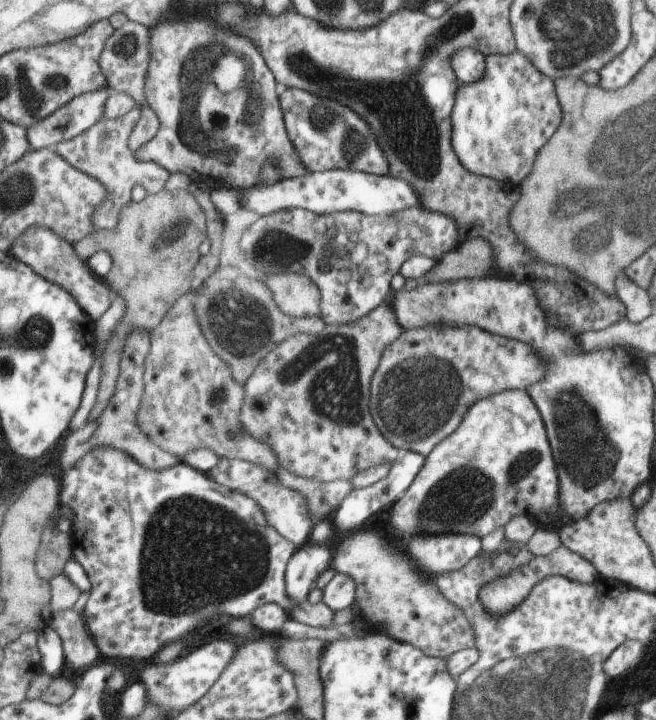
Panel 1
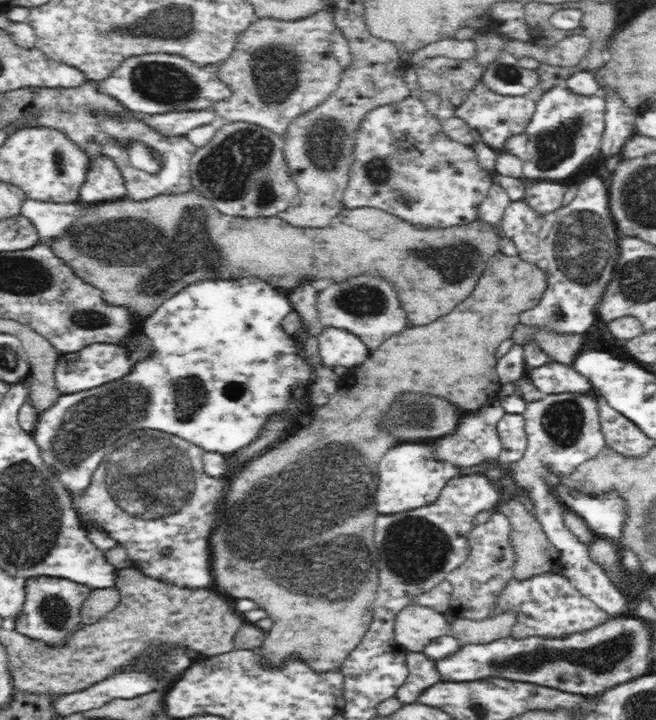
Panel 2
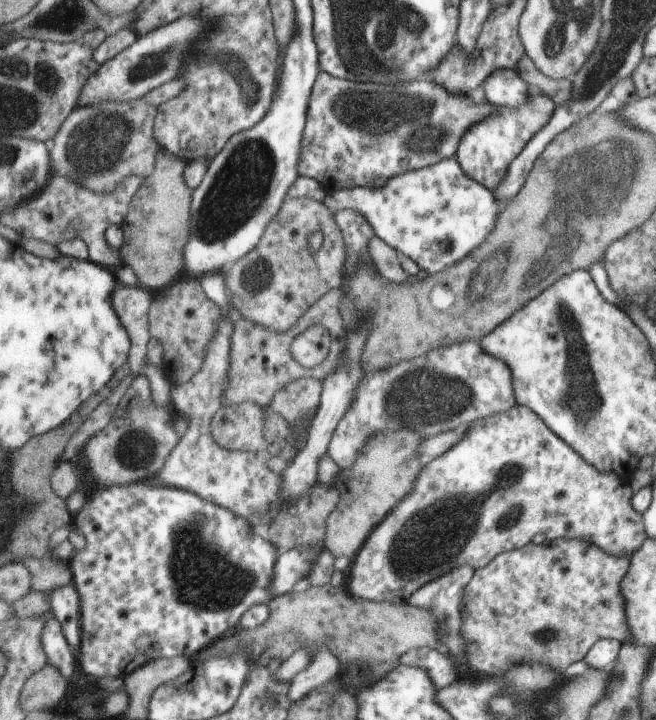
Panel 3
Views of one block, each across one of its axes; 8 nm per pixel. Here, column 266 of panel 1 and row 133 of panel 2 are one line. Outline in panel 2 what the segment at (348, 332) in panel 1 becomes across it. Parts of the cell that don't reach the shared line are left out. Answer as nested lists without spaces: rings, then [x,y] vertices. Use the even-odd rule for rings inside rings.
[[[408,96],[370,110],[361,120],[354,145],[353,169],[343,190],[342,203],[350,210],[361,207],[384,210],[417,227],[446,229],[476,221],[478,207],[488,197],[491,186],[491,172],[479,165],[470,142],[454,142],[446,137],[437,116],[430,113],[417,97]]]

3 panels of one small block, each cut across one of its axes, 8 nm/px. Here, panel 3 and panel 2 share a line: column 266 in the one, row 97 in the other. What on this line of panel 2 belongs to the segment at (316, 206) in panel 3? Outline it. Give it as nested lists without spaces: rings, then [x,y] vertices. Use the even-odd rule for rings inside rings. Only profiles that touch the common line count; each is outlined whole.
[[[320,11],[295,21],[257,18],[237,38],[234,50],[221,64],[217,64],[220,82],[227,84],[233,94],[214,103],[212,109],[220,118],[256,123],[281,137],[294,118],[304,115],[322,104],[338,88],[342,64],[332,50],[331,32],[337,27],[332,13]]]

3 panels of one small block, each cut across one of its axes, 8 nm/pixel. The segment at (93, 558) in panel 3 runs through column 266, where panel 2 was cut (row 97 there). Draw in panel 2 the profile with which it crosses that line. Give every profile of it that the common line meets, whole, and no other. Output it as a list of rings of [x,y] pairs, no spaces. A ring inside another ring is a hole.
[[[560,85],[550,88],[540,96],[535,102],[535,111],[526,124],[526,130],[522,134],[514,134],[506,138],[505,152],[516,155],[524,162],[523,179],[527,182],[544,182],[544,180],[562,180],[568,178],[576,172],[578,168],[584,168],[588,162],[592,162],[598,154],[602,144],[603,134],[605,131],[605,112],[606,102],[599,94],[586,96],[576,94],[569,87],[561,88]]]

